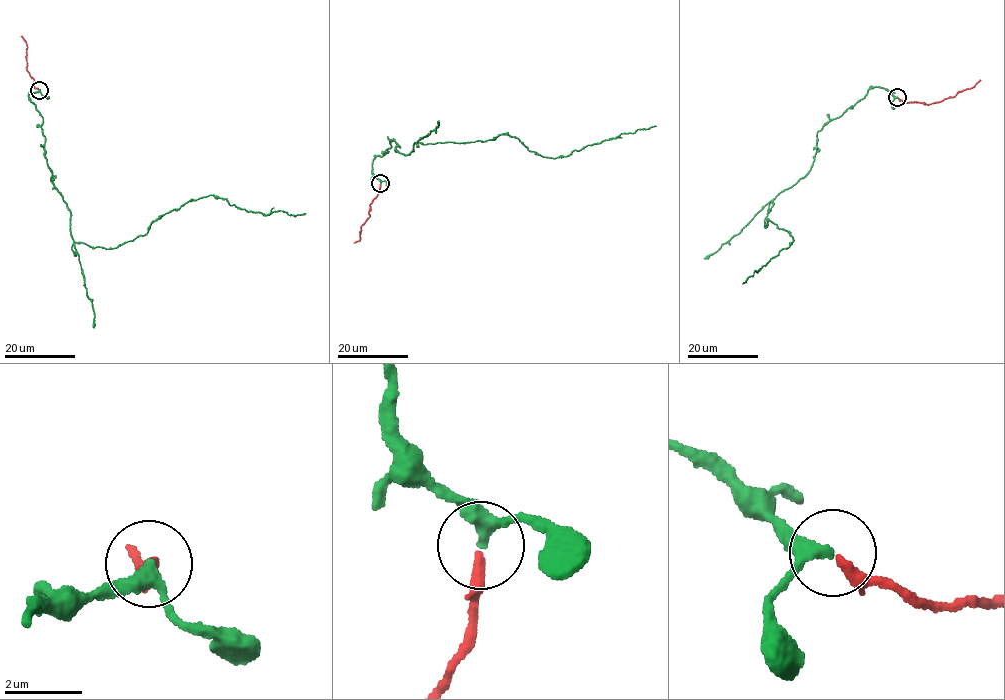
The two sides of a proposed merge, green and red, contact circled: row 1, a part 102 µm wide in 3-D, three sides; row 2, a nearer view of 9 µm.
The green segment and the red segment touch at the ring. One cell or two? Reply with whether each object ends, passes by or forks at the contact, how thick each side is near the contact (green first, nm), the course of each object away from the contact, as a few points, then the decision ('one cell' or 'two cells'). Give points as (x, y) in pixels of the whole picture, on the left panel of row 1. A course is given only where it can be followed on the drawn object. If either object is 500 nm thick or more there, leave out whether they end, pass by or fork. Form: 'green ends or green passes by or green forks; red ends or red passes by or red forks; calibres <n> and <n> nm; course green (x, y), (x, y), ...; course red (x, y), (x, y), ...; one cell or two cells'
green passes by; red passes by; calibres 280 and 200 nm; course green (39, 90), (29, 99), (75, 242), (113, 249), (210, 195), (265, 215), (305, 213); course red (39, 90), (32, 86), (34, 80), (27, 69), (27, 45), (21, 36); one cell

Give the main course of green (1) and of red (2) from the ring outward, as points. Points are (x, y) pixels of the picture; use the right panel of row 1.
1: (897, 97), (872, 87), (817, 133), (810, 169), (773, 201), (764, 224), (770, 221), (794, 240), (742, 283)
2: (898, 98), (932, 104), (953, 97), (980, 80)

